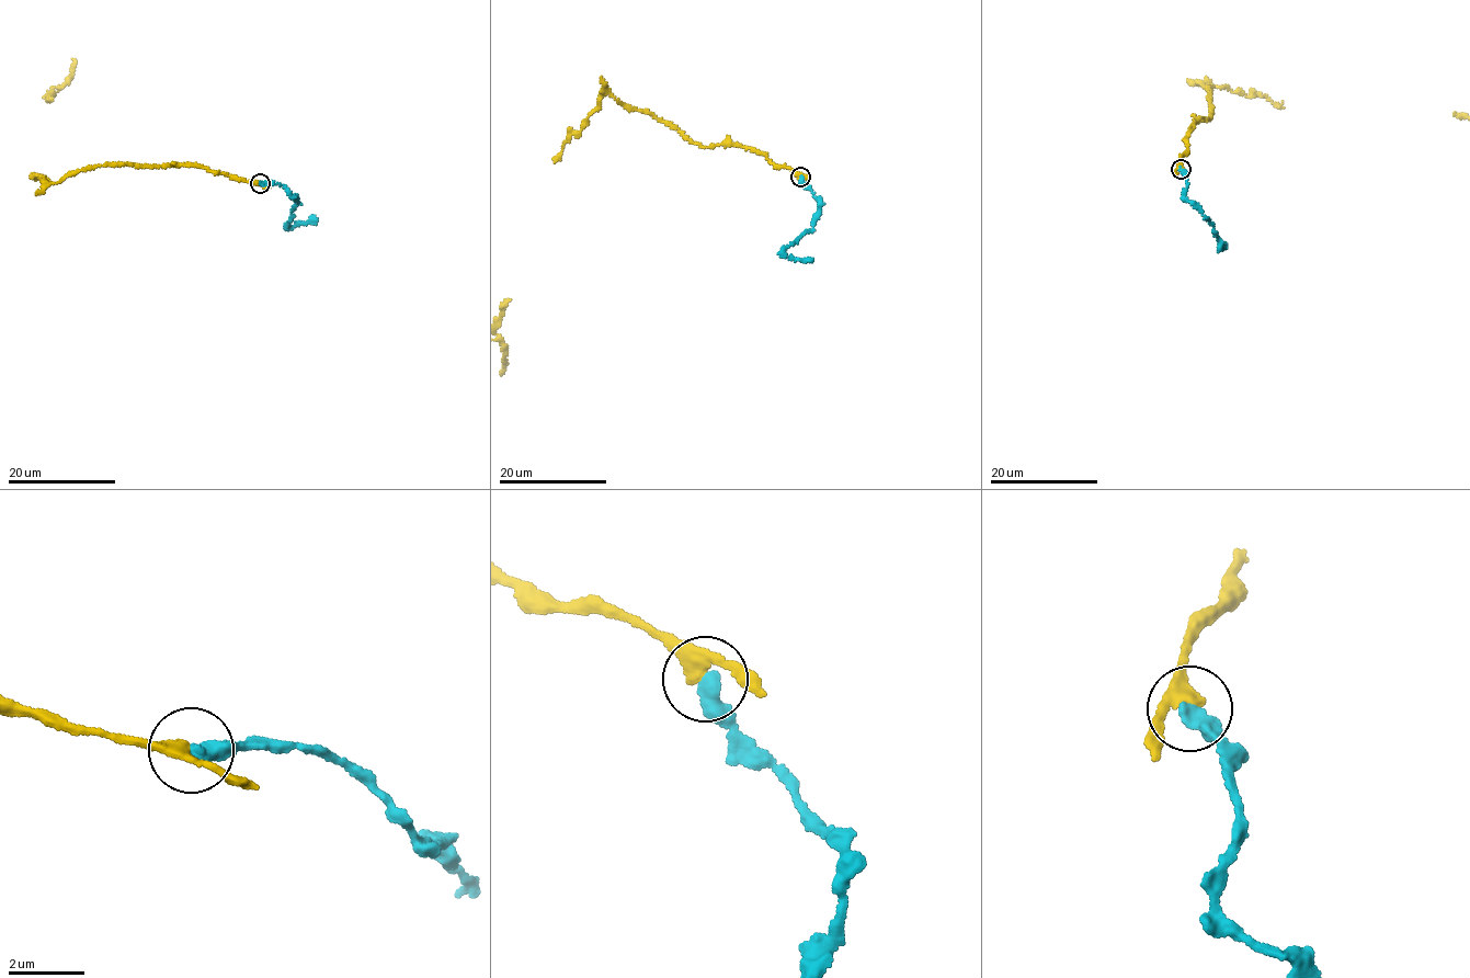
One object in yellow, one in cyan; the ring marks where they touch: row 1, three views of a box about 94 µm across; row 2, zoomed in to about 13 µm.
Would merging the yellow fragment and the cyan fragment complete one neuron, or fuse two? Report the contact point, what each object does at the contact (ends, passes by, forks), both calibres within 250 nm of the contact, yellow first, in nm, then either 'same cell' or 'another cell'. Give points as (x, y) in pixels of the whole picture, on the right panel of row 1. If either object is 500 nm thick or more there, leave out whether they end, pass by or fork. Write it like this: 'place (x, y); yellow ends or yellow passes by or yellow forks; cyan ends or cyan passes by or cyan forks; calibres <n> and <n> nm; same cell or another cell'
place (1181, 169); yellow passes by; cyan ends; calibres 320 and 400 nm; another cell

